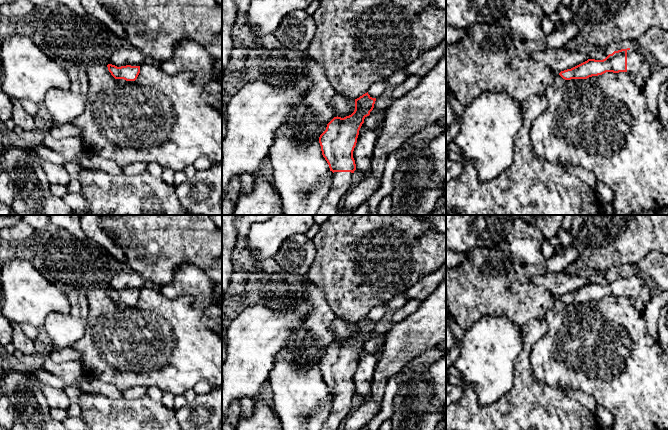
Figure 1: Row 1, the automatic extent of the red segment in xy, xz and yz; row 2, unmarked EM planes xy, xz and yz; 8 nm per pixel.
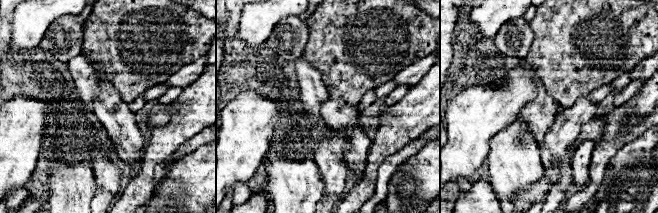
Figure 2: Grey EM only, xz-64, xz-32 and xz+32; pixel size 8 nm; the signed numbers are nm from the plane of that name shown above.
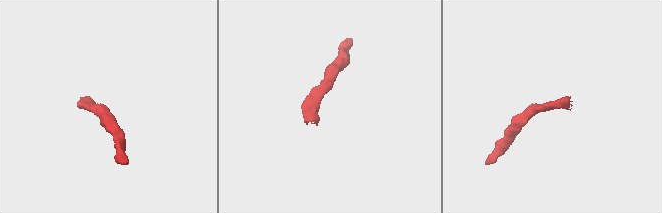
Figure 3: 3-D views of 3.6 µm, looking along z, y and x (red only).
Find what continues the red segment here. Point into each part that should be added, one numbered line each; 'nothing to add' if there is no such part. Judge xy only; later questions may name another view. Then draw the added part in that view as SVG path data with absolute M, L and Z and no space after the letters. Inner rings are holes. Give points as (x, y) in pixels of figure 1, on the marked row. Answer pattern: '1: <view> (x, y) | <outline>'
nothing to add

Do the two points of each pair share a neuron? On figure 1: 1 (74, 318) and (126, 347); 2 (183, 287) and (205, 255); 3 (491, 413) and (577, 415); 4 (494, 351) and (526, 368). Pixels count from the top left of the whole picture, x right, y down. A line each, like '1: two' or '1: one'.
1: two
2: two
3: one
4: two

